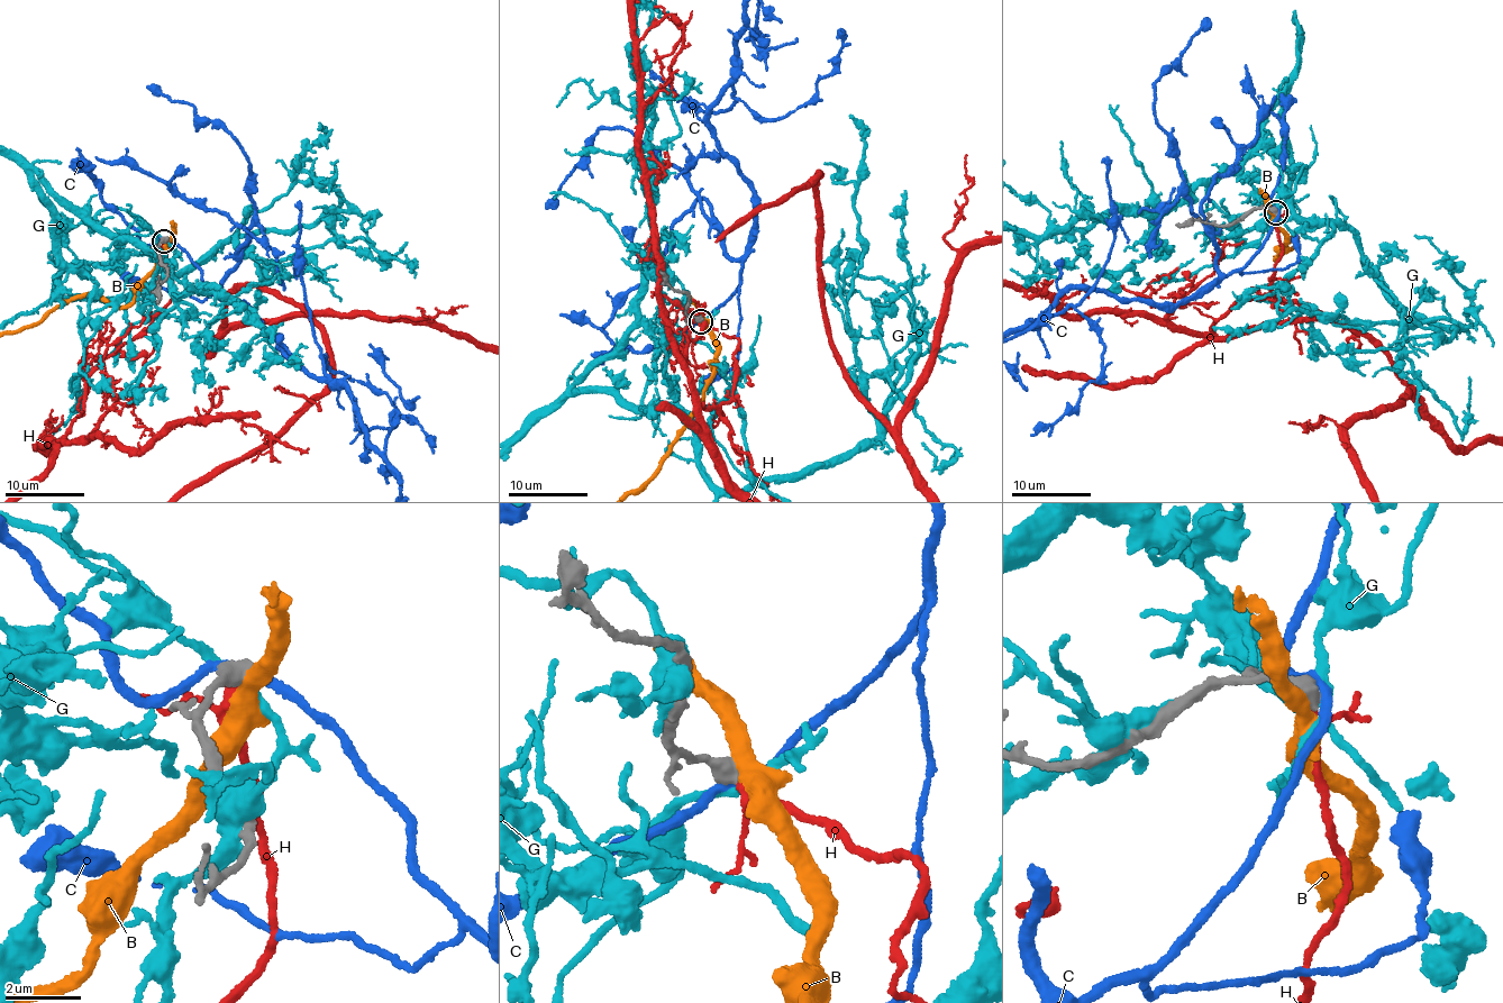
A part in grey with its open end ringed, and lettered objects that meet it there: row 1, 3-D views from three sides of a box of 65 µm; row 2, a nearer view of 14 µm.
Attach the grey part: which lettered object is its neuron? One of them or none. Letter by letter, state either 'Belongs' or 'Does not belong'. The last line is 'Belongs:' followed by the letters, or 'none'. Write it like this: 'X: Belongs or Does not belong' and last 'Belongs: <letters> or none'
B: Does not belong
C: Does not belong
G: Does not belong
H: Belongs
Belongs: H

